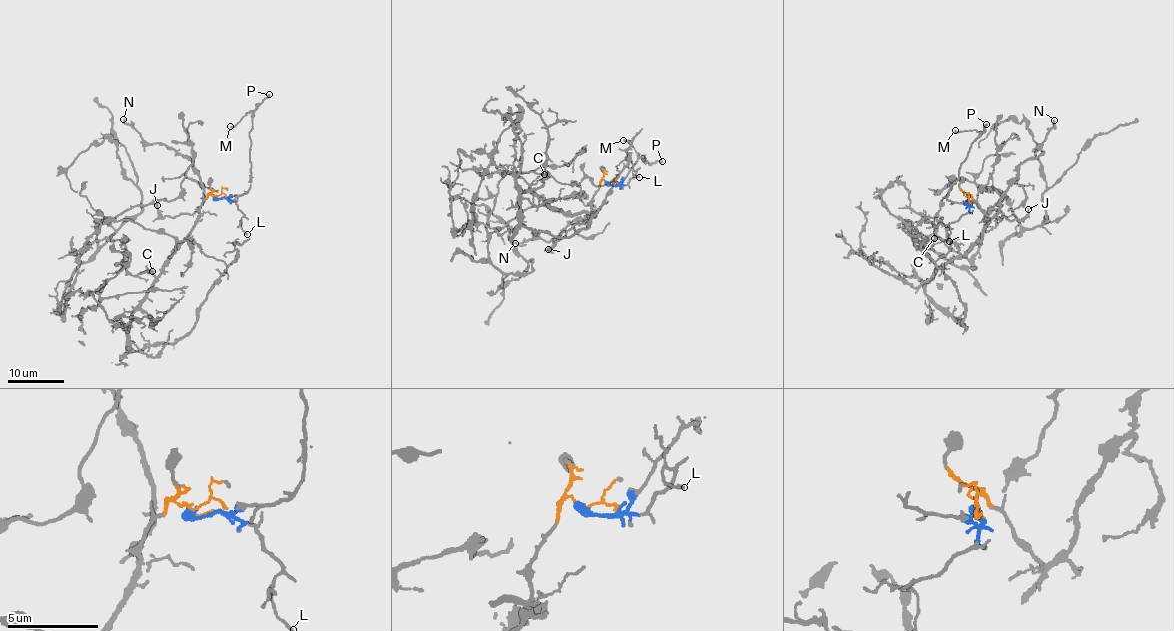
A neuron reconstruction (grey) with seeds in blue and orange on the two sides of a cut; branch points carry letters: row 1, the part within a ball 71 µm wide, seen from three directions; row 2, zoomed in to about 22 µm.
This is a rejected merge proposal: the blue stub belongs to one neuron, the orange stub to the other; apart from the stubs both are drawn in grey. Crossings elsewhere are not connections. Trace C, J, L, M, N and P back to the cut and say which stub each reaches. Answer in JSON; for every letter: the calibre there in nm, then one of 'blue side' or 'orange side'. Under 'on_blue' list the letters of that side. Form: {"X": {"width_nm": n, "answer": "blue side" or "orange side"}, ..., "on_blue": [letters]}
{"C": {"width_nm": 200, "answer": "orange side"}, "J": {"width_nm": 160, "answer": "orange side"}, "L": {"width_nm": 150, "answer": "blue side"}, "M": {"width_nm": 130, "answer": "blue side"}, "N": {"width_nm": 140, "answer": "orange side"}, "P": {"width_nm": 220, "answer": "blue side"}, "on_blue": ["L", "M", "P"]}

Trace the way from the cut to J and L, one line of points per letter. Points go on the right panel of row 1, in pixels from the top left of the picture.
J: (970, 202), (967, 195), (989, 216), (1000, 220), (1003, 216), (1020, 220), (1029, 213), (1027, 209)
L: (970, 202), (968, 210), (949, 225), (948, 242)

